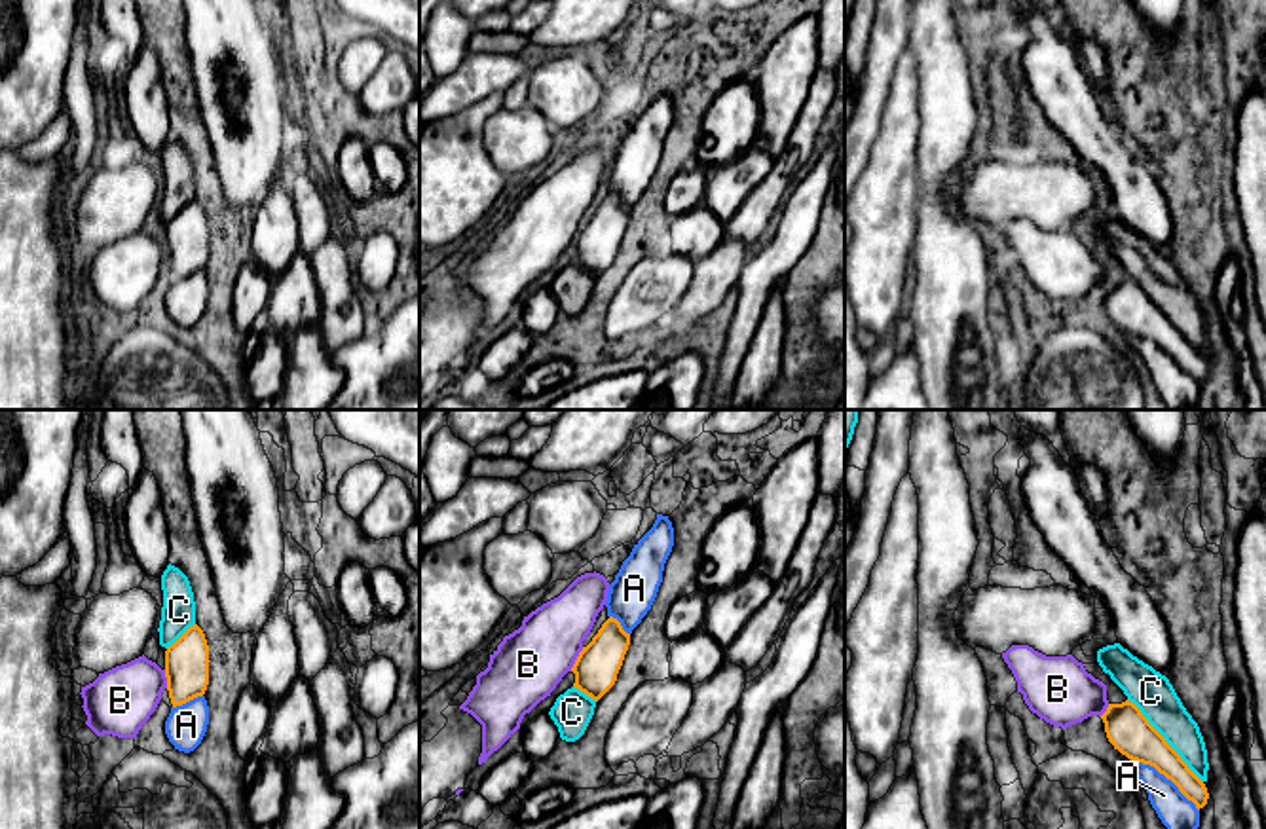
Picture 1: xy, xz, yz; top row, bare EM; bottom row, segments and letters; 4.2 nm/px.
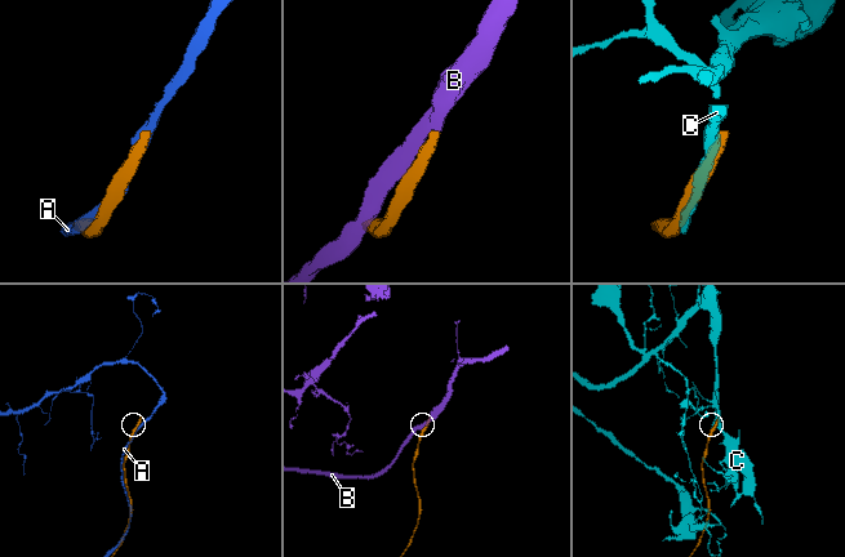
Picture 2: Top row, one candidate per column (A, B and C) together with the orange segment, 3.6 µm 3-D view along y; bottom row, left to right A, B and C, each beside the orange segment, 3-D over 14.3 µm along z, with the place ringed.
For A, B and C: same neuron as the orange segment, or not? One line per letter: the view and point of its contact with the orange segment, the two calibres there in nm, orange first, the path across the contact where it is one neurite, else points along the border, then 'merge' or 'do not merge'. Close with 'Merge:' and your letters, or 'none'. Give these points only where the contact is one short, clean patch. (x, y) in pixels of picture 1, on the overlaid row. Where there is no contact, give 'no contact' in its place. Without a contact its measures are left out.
A: meets orange in yz at (1166, 776); 180 nm thick on the orange side, 150 nm on the other; do not merge
B: meets orange in xz at (577, 659); 190 nm thick on the orange side, 300 nm on the other; merge
C: meets orange in yz at (1164, 740); 180 nm thick on the orange side, 170 nm on the other; do not merge
Merge: B

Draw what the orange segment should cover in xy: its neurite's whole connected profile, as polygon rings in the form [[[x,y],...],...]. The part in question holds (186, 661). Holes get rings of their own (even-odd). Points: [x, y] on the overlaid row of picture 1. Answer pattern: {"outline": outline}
{"outline": [[[190,626],[165,651],[165,677],[173,708],[203,696],[209,685],[209,645],[203,630]]]}

